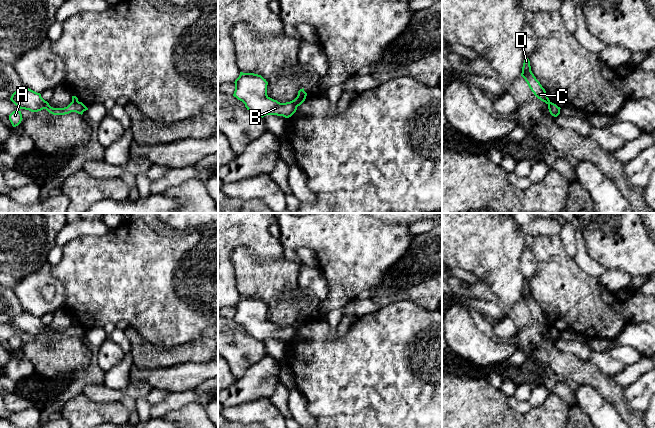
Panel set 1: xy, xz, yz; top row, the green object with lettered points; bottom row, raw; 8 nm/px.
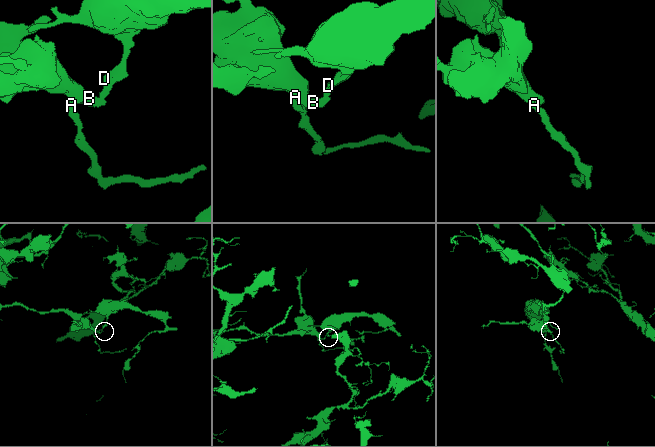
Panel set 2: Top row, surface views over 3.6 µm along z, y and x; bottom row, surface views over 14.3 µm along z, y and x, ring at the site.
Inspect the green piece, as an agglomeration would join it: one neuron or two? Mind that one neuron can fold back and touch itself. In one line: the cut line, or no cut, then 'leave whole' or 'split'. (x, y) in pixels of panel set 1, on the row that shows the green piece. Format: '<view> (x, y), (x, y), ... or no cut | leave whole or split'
xz (297, 96), (305, 97) | split

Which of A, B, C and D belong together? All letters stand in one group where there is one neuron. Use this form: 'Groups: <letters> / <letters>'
Groups: A B / C D

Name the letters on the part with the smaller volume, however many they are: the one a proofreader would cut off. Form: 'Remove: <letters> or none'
Remove: C, D

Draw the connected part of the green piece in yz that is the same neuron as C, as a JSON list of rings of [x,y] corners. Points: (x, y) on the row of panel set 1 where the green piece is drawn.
[[[527,56],[524,57],[521,76],[525,79],[529,88],[538,99],[545,102],[546,104],[550,103],[545,89],[542,87],[540,82],[536,79],[536,77],[531,71],[530,61]]]

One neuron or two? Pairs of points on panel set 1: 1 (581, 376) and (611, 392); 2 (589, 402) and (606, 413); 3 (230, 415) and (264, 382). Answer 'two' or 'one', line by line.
1: one
2: one
3: two

